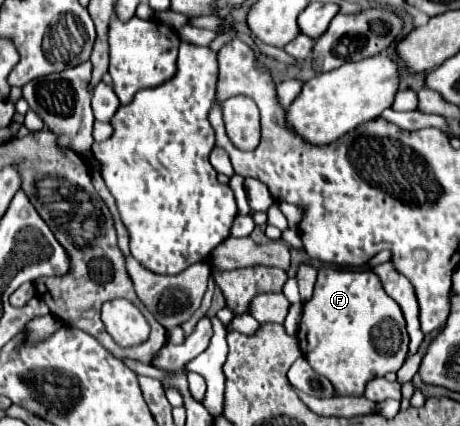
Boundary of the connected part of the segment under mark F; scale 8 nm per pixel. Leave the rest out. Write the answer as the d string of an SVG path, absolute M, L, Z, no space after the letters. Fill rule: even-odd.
M320 267L314 295L304 303L304 315L296 337L300 341L302 355L316 373L324 375L334 385L336 397L364 395L366 385L372 379L384 377L386 373L396 373L408 355L408 333L402 311L398 303L384 293L378 277L372 271L342 271L334 267Z

